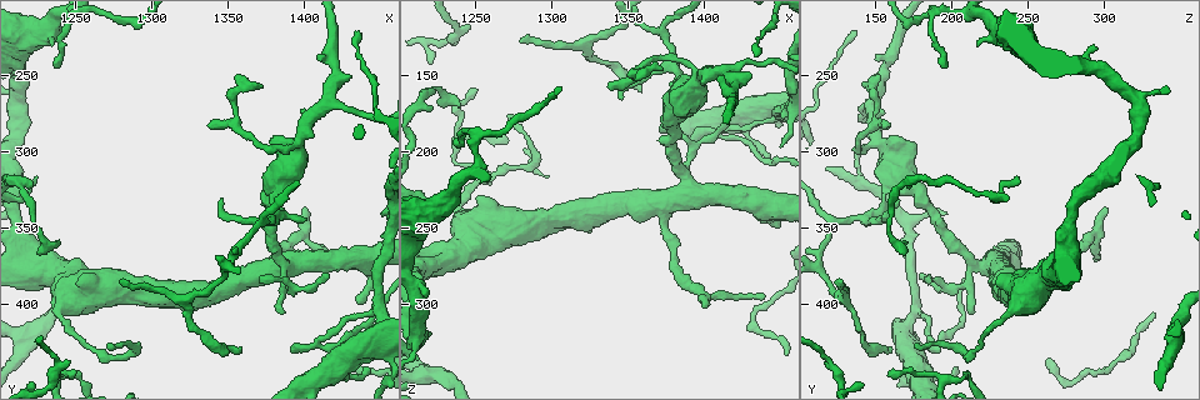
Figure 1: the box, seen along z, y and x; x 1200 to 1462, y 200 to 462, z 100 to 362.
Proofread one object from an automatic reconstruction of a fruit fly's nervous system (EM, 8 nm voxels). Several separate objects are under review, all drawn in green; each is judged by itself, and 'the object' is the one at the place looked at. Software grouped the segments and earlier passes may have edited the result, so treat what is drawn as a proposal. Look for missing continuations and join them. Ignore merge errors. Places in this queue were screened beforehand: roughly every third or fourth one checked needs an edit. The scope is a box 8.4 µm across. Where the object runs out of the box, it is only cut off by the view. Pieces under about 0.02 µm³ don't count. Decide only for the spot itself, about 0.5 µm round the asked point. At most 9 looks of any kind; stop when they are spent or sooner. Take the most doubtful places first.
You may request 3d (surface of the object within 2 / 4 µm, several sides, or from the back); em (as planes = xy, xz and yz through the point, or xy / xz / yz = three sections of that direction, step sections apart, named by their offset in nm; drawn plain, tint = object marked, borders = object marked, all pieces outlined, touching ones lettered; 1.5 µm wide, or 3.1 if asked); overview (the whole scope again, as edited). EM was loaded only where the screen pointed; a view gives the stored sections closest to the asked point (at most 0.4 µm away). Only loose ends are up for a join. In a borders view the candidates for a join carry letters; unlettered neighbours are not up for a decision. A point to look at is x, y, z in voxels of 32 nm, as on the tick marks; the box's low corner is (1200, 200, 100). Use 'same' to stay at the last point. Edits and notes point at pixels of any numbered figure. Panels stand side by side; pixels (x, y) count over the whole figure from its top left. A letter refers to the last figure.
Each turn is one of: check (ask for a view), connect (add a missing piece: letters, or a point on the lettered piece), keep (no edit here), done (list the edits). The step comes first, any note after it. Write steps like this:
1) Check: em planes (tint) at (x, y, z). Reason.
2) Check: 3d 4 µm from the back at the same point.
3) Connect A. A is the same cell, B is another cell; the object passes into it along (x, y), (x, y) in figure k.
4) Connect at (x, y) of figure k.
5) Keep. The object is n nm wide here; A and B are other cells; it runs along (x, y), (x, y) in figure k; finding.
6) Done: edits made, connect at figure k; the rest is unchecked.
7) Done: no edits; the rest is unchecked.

Check: em planes (borders) at (1434, 400, 242). Free end.

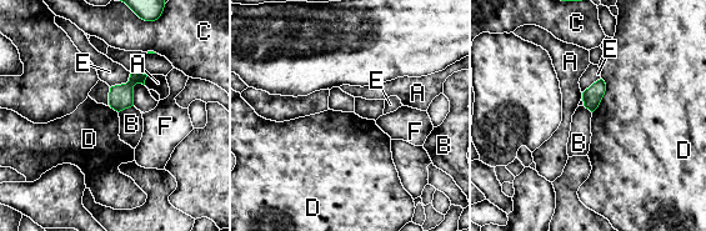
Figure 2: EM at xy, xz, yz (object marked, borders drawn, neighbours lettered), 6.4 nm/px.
Keep. A, B, C, D, E and F are other cells; a border runs along (601, 78), (605, 94), (592, 113) in figure 2; no lettered piece goes on from it.

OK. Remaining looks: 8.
Check: 3d 4 µm from the back at (1346, 330, 164).

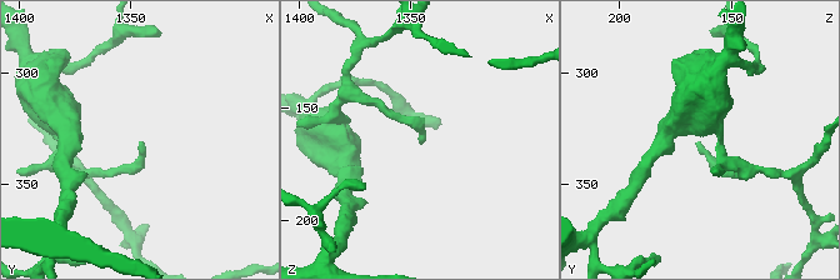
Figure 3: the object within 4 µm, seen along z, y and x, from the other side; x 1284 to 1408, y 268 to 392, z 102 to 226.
Check: em planes (plain) at (1347, 331, 165). Need the tissue.

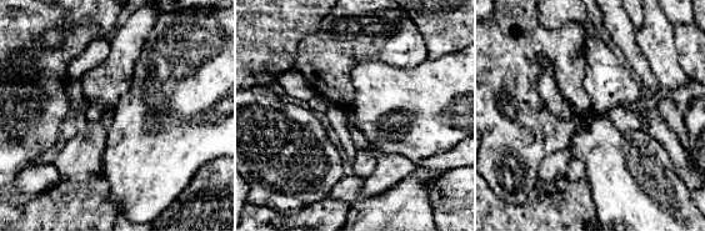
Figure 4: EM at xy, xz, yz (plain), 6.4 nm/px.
Check: em planes (borders) at the same point. What lies round it.

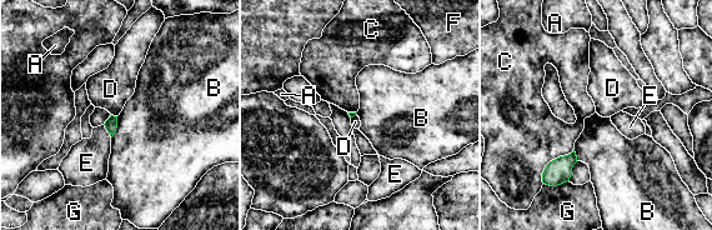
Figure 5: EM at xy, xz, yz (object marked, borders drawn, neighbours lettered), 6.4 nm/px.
Keep. The longest contact is with C, 300 nm; A, B, C, D, E, F and G are other cells; no lettered piece goes on from it.

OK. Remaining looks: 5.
Check: em planes (tint) at (1384, 406, 212). An open end.

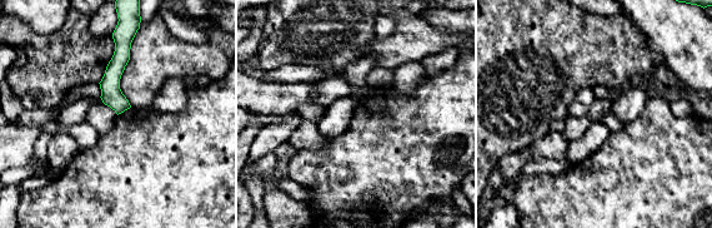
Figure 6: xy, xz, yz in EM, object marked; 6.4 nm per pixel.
Check: em planes (borders) at the same point.

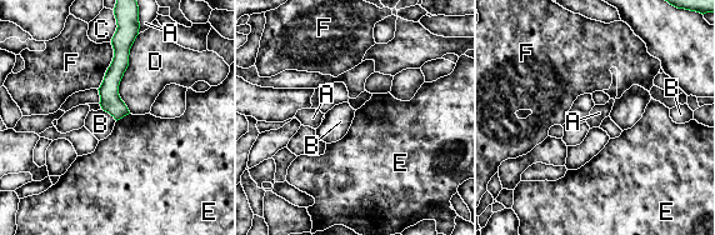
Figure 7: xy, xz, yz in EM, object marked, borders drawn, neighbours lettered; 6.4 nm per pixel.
Keep. The longest contact is with D, 500 nm; A, B, C, D, E and F are other cells; a border runs along (103, 109), (116, 120) in figure 7; none of them fits.

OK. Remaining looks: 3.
Check: em planes (plain) at (1400, 346, 158). An open end.

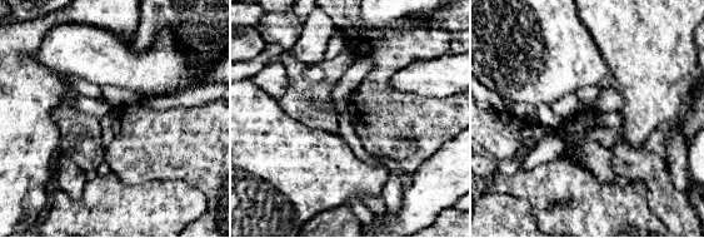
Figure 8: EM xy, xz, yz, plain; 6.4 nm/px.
Check: em planes (tint) at the same point. With the object marked.

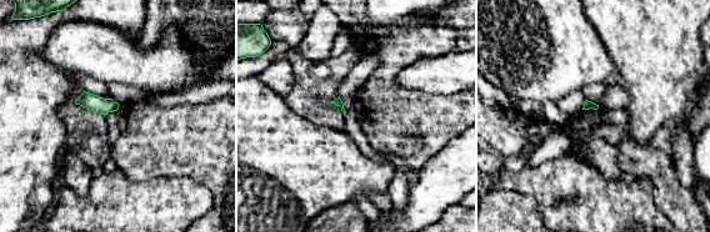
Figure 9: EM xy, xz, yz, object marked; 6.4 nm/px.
Check: em planes (borders) at the same point. What lies round it.

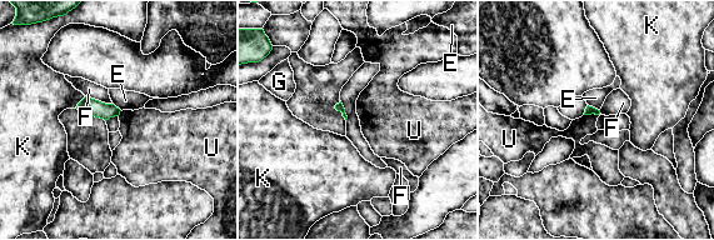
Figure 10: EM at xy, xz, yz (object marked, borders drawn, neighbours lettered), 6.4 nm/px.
Keep. E, F, G, K and U are other cells; a border runs along (599, 113), (584, 115) in figure 10; no lettered piece goes on from it.

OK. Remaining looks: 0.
Done: no edits; the rest is unchecked.

